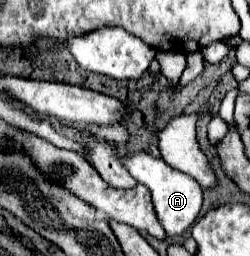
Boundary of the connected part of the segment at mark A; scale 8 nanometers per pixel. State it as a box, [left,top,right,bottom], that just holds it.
[118,152,202,238]

